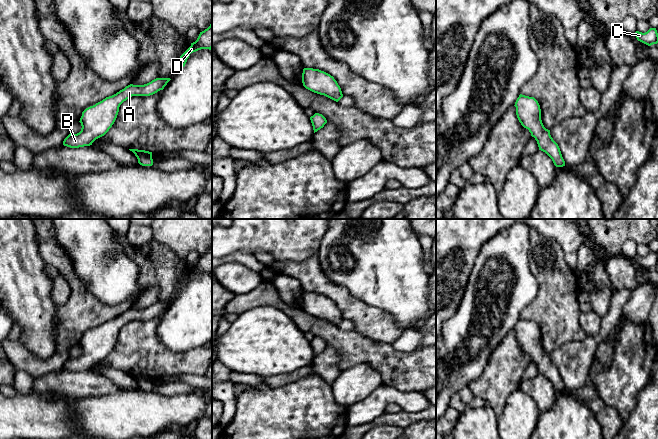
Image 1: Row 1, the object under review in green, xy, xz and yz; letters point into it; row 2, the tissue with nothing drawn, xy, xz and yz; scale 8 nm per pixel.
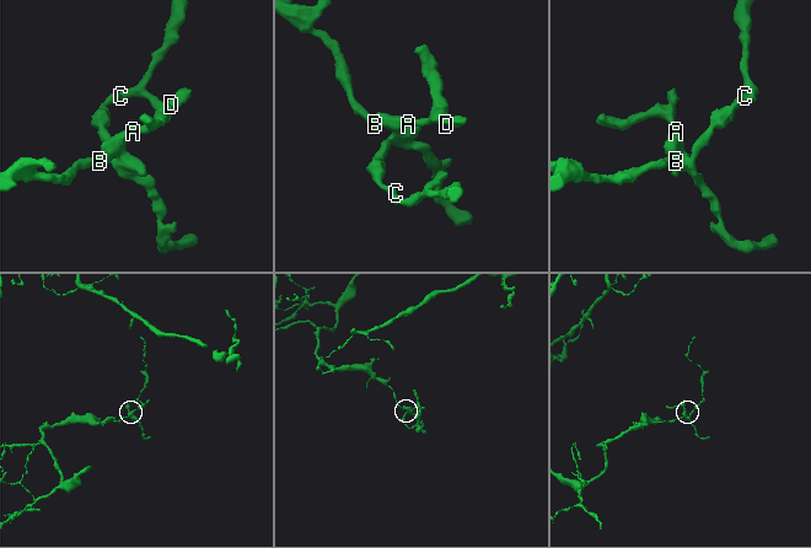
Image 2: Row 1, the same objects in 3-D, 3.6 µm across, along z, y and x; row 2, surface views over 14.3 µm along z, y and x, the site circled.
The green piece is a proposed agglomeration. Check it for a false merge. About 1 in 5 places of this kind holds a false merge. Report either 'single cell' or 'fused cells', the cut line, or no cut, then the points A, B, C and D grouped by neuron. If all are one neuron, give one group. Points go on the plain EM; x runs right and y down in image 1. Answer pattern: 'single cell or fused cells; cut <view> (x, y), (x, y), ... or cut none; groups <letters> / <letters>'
single cell; cut none; groups A B C D

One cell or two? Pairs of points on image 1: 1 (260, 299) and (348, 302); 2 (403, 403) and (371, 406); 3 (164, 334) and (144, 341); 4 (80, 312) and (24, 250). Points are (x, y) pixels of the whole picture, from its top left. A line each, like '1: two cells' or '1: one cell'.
1: two cells
2: one cell
3: two cells
4: two cells

